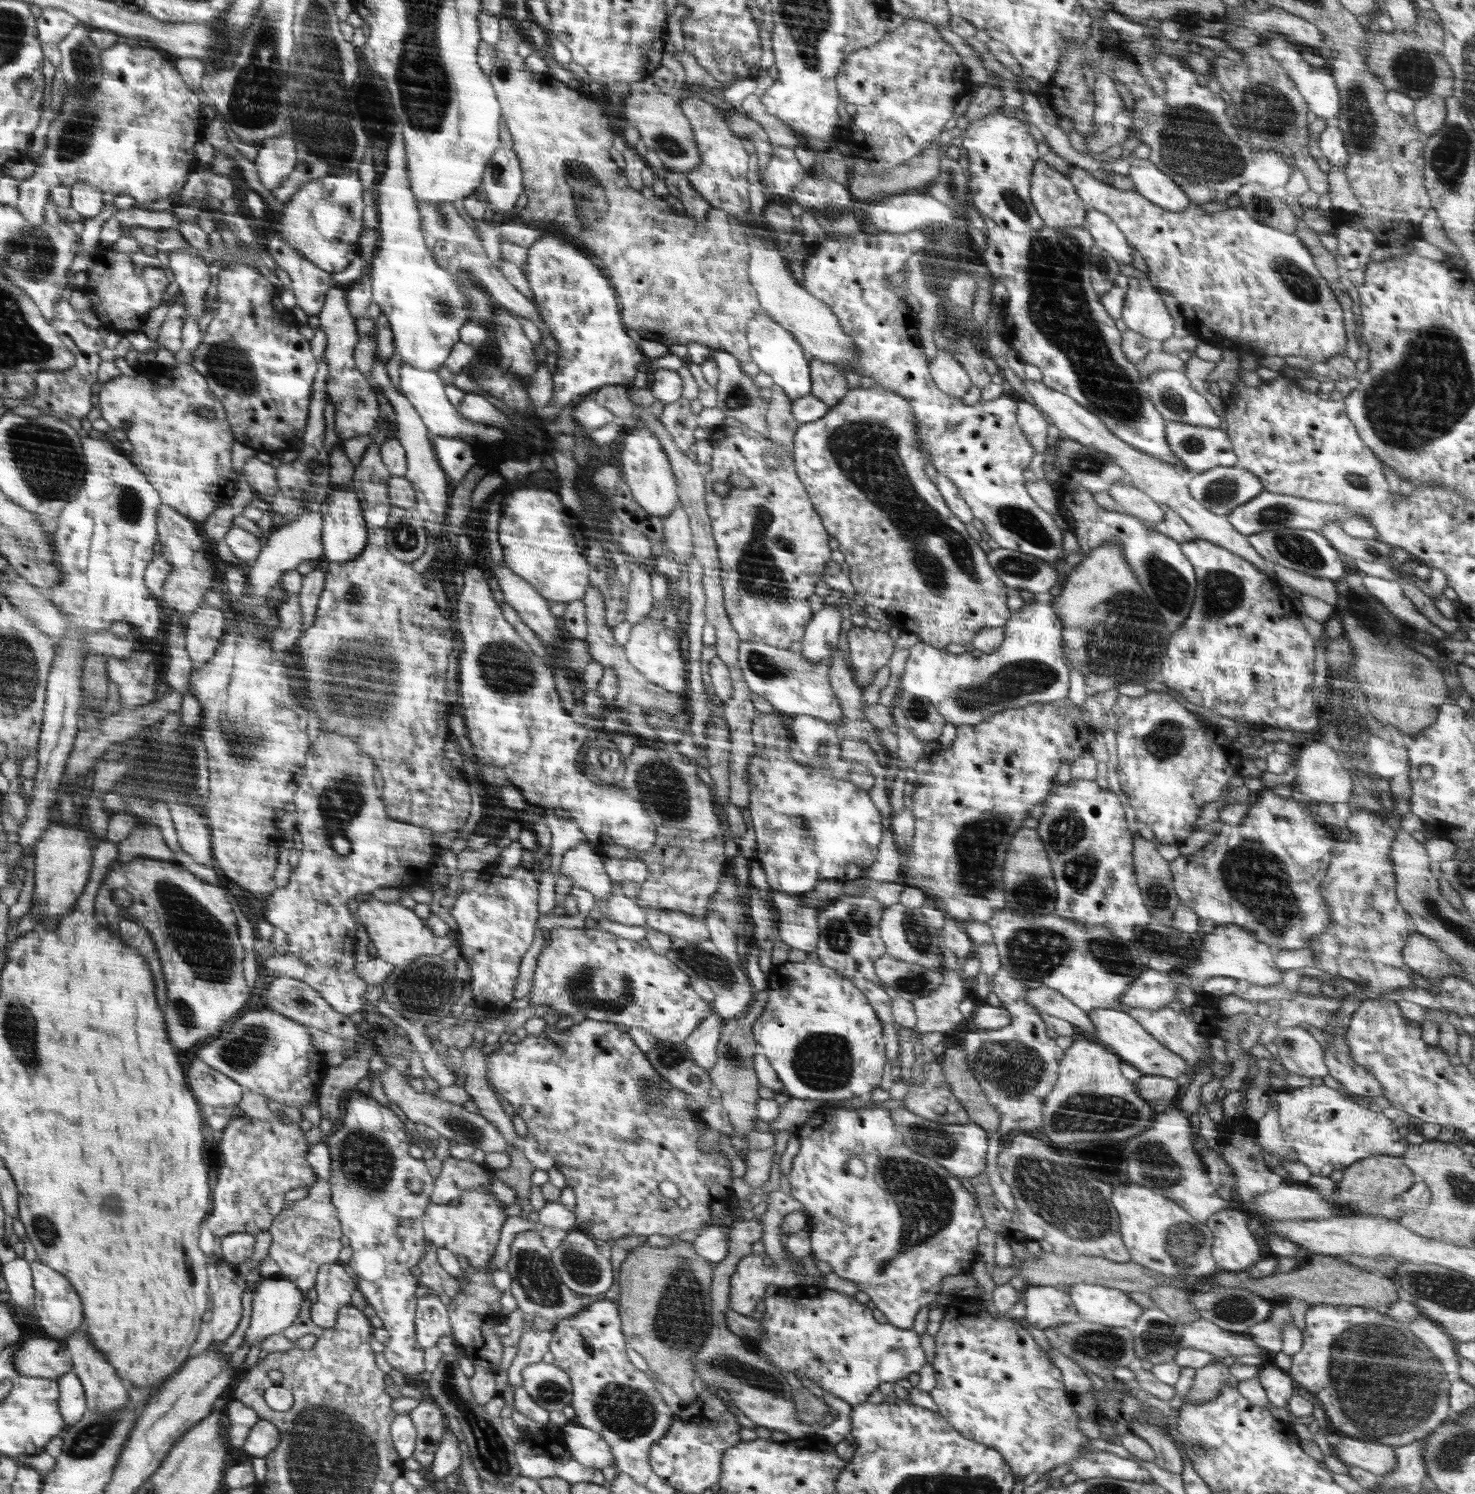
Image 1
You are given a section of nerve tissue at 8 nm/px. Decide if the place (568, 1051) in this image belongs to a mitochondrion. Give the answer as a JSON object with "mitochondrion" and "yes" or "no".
{"mitochondrion":"no"}

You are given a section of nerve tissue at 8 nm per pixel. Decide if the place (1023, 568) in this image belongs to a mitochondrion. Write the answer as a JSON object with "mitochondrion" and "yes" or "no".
{"mitochondrion":"yes"}

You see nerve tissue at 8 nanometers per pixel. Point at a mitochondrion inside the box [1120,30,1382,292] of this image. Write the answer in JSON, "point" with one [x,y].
{"point":[1192,145]}

